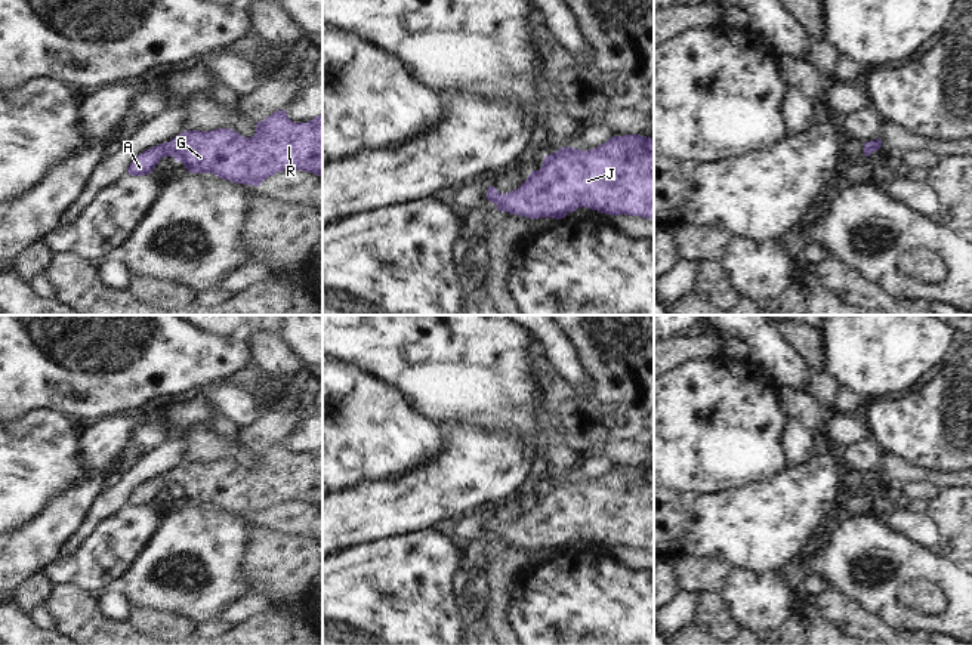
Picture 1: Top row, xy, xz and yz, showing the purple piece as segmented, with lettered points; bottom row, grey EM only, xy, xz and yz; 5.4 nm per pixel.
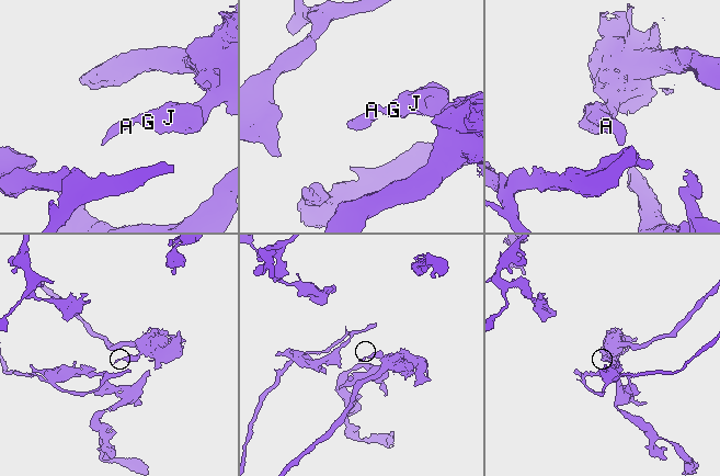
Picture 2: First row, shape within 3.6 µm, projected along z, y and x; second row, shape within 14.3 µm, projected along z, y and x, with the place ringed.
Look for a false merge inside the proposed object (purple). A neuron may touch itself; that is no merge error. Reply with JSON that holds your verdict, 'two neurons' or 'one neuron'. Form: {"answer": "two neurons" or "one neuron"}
{"answer": "one neuron"}

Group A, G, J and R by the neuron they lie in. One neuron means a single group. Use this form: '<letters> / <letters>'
A G J R

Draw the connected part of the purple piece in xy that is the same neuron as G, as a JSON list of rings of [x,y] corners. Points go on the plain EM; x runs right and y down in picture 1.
[[[281,441],[256,457],[252,469],[231,460],[182,463],[135,488],[127,504],[149,506],[163,488],[173,488],[191,504],[213,504],[253,518],[284,502],[323,507],[323,445],[308,454],[293,454]]]

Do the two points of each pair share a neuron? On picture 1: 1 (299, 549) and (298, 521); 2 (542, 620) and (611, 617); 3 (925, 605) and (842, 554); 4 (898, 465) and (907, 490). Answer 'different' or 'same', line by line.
1: different
2: same
3: different
4: different

